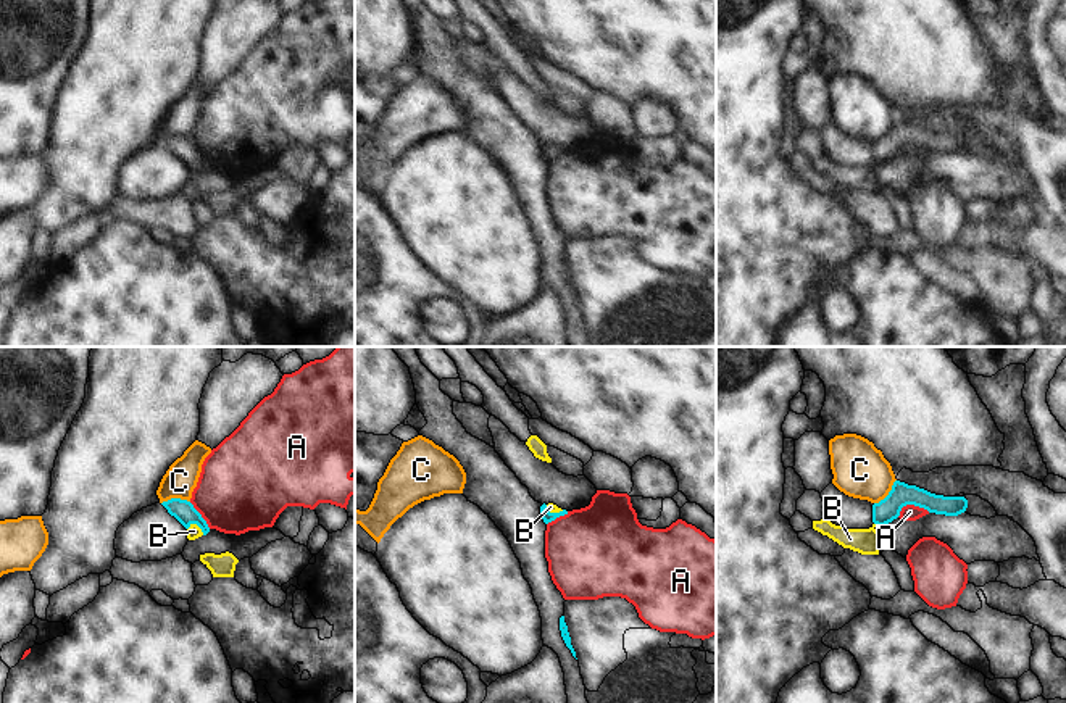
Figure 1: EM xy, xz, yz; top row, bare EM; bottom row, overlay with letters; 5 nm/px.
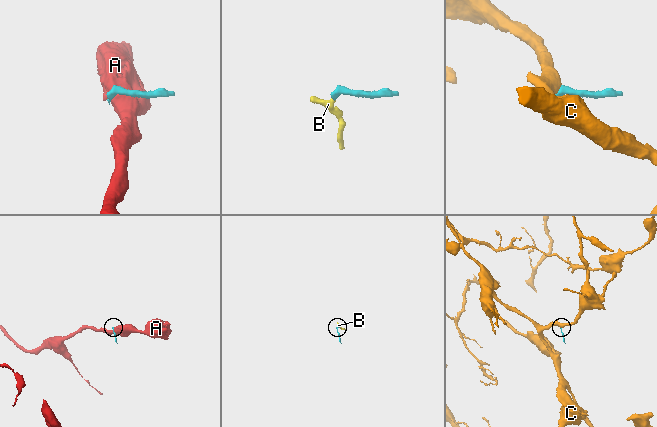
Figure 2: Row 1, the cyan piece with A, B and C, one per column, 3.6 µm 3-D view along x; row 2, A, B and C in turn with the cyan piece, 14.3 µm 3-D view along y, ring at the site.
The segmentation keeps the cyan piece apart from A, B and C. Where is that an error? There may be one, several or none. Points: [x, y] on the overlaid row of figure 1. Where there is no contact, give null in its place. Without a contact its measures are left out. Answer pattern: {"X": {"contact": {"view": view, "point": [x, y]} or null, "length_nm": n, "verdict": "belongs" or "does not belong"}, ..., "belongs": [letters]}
{"A": {"contact": {"view": "yz", "point": [911, 503]}, "length_nm": 170, "verdict": "does not belong"}, "B": {"contact": {"view": "xy", "point": [197, 524]}, "length_nm": 90, "verdict": "belongs"}, "C": {"contact": {"view": "xy", "point": [174, 499]}, "length_nm": 140, "verdict": "does not belong"}, "belongs": ["B"]}

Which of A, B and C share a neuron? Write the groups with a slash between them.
A / B / C

